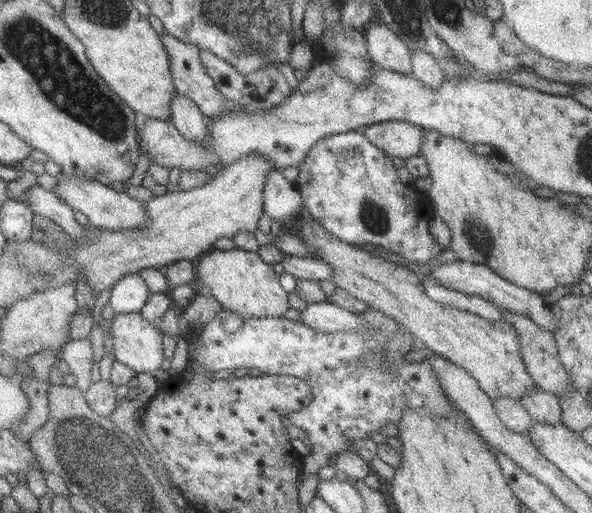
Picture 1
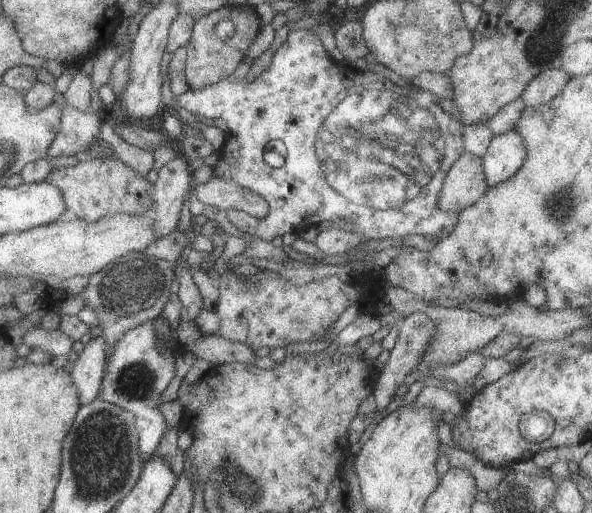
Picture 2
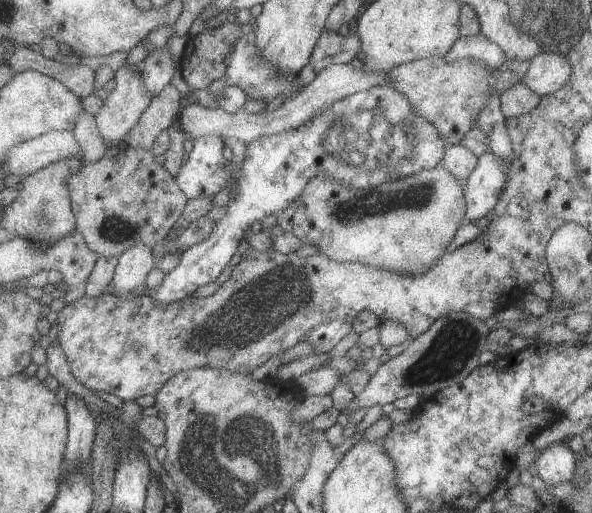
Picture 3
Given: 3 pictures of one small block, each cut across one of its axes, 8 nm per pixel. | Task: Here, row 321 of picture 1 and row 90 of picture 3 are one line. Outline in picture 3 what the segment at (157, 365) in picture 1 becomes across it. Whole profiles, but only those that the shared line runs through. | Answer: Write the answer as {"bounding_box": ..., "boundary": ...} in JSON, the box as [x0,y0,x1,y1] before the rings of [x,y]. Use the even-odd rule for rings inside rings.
{"bounding_box":[95,62,152,145],"boundary":[[[125,62],[123,66],[118,68],[113,77],[116,80],[116,87],[108,93],[100,112],[95,116],[96,126],[98,126],[100,134],[111,145],[120,144],[126,133],[140,122],[142,114],[152,100],[152,94],[146,90],[140,67],[141,65]]]}

